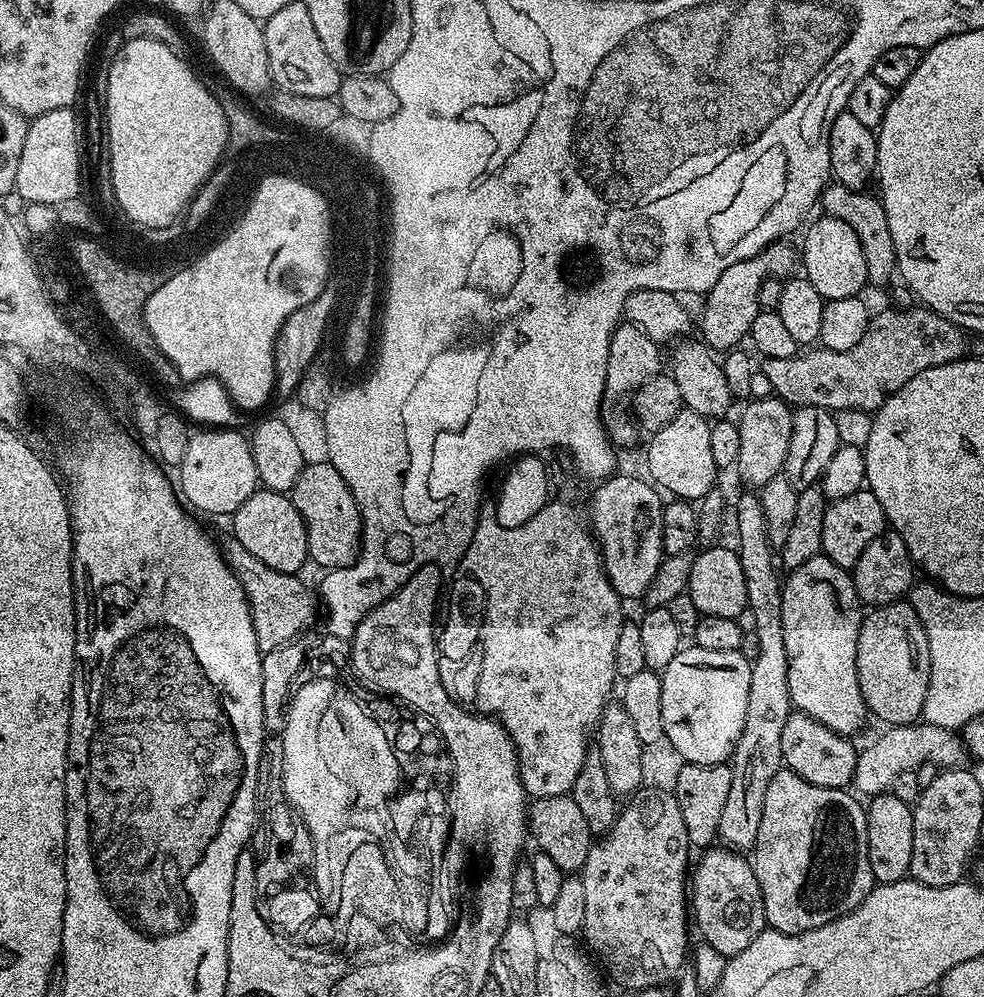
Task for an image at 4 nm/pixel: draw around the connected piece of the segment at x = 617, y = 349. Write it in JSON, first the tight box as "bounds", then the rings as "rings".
{"bounds":[600,322,661,449],"rings":[[[621,322],[612,331],[610,338],[610,354],[606,362],[606,382],[604,383],[604,397],[600,403],[600,421],[604,423],[609,440],[617,449],[628,448],[636,440],[638,428],[635,423],[624,424],[630,420],[630,400],[639,388],[647,382],[651,376],[661,375],[660,368],[661,345],[655,344],[638,326]]]}

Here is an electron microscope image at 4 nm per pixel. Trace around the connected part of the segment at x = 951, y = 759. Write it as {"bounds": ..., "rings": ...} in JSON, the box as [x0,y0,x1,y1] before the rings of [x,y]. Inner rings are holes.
{"bounds":[851,722,965,798],"rings":[[[917,722],[888,726],[883,731],[884,733],[873,744],[861,747],[856,757],[851,787],[861,797],[871,798],[887,793],[898,778],[898,774],[916,772],[923,764],[937,764],[937,769],[947,770],[965,763],[964,741],[951,728],[939,728],[933,724]]]}

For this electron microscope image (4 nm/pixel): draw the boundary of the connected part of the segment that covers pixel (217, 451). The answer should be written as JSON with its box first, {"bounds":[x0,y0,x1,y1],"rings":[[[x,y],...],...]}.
{"bounds":[178,427,258,517],"rings":[[[229,427],[196,431],[188,437],[186,454],[182,457],[178,469],[179,491],[189,505],[192,503],[197,508],[197,513],[209,512],[212,516],[231,517],[232,513],[238,510],[238,506],[242,506],[242,502],[246,502],[246,498],[250,498],[250,494],[258,490],[254,454],[249,437],[243,431]]]}

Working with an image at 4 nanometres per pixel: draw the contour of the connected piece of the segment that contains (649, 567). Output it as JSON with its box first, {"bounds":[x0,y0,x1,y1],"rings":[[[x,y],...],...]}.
{"bounds":[586,474,666,601],"rings":[[[613,474],[593,487],[596,489],[592,492],[588,512],[586,508],[586,516],[600,545],[608,581],[616,593],[628,601],[638,599],[655,582],[660,563],[666,560],[662,526],[664,504],[660,500],[661,493],[647,479],[620,475]]]}

